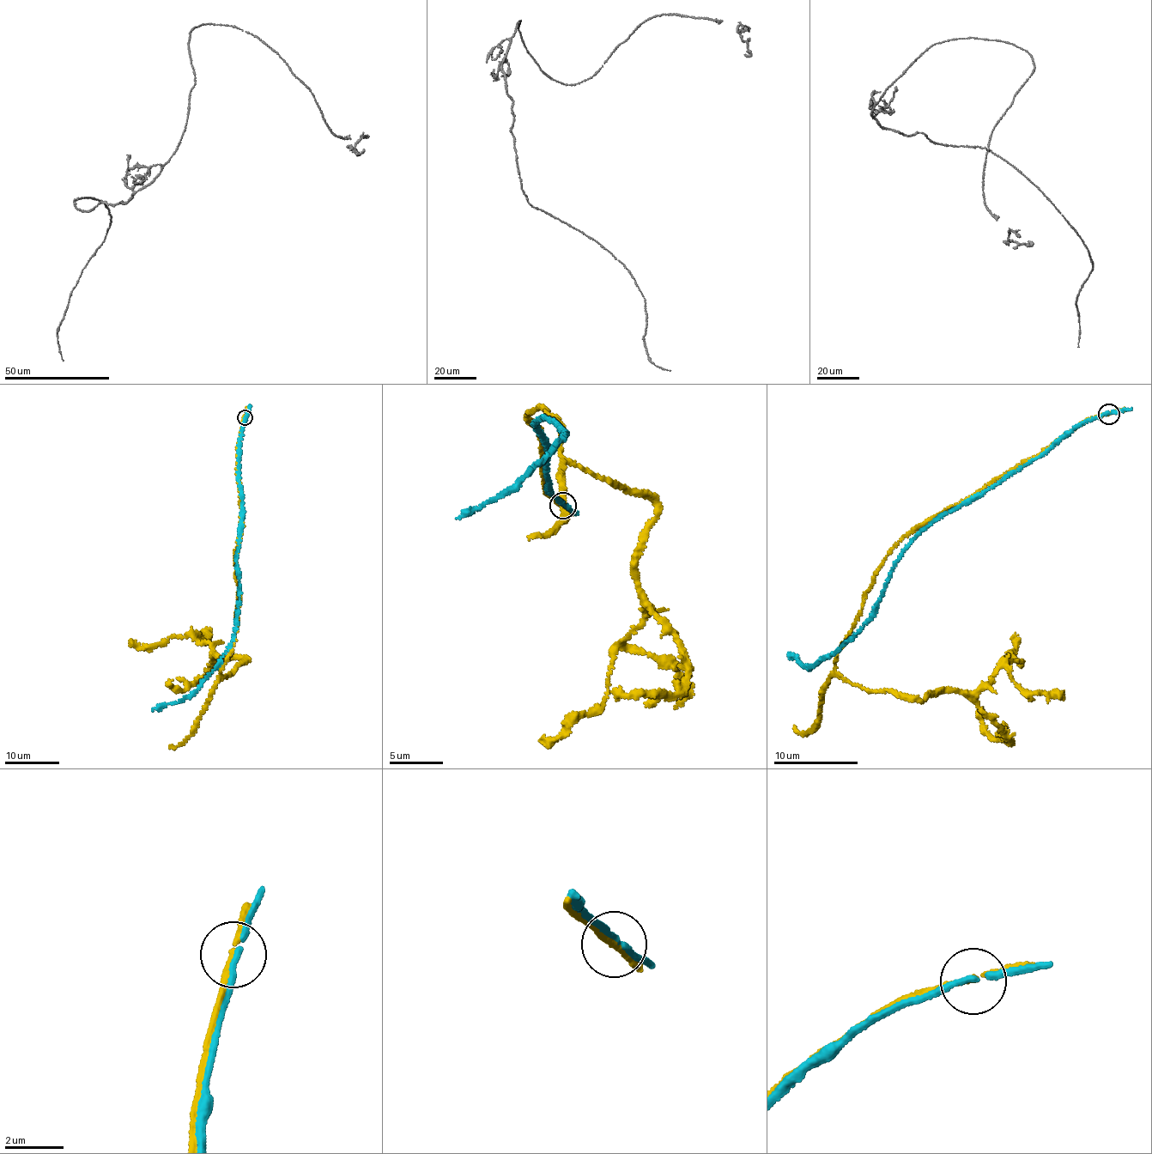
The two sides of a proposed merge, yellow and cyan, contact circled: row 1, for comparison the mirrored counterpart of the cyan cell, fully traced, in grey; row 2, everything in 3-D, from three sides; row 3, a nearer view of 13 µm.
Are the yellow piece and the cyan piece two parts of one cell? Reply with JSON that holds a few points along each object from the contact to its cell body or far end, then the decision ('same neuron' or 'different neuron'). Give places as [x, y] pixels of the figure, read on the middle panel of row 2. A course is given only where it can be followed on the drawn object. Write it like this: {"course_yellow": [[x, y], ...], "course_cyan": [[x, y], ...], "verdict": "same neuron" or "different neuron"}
{"course_yellow": [[561, 505], [527, 418], [542, 407], [565, 458], [657, 517], [636, 568], [644, 620], [599, 706], [539, 740]], "course_cyan": [[561, 505], [549, 492], [546, 477], [548, 440], [532, 425], [546, 418], [567, 435], [498, 497], [457, 519]], "verdict": "different neuron"}

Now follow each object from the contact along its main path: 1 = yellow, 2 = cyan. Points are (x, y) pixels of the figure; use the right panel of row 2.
1: (1108, 413), (898, 543), (835, 670), (916, 700), (973, 691), (1000, 665), (1020, 663), (1009, 653), (1015, 633)
2: (1108, 413), (1073, 430), (919, 531), (896, 564), (876, 616), (861, 631), (813, 665), (802, 665), (788, 652)

